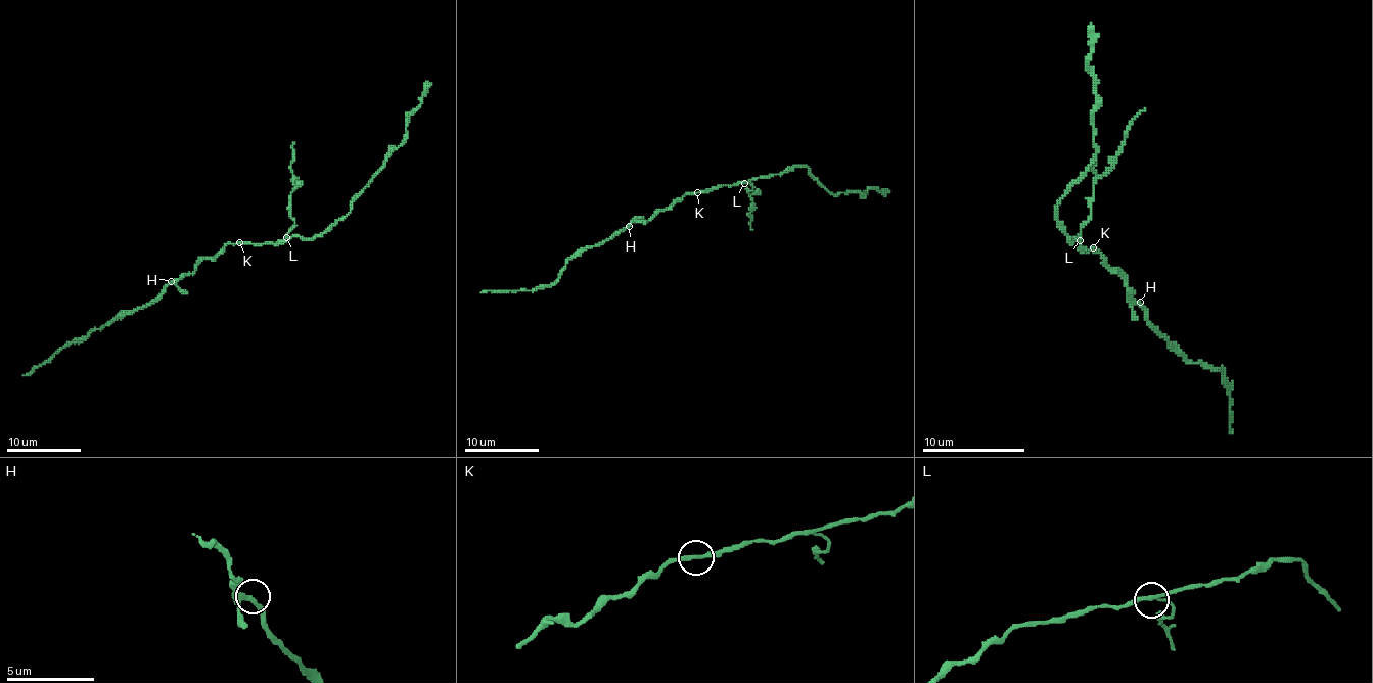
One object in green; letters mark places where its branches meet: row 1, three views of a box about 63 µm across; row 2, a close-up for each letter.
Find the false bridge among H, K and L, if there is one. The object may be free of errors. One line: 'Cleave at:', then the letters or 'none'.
Cleave at: L

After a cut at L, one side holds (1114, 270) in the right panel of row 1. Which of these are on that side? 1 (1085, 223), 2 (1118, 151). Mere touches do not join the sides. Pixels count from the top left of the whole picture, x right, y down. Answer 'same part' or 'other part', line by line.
1: other part
2: other part

